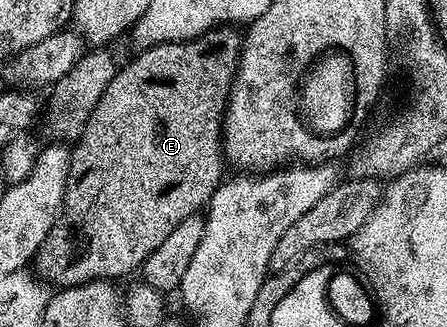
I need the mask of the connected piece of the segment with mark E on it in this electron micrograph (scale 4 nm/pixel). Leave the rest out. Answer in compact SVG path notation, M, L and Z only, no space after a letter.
M232 25L219 26L186 42L164 42L158 46L142 49L139 53L141 55L134 62L129 62L126 66L124 64L118 69L110 86L99 100L99 104L95 105L94 111L87 115L87 121L79 134L81 139L78 140L77 147L75 145L72 147L69 175L65 185L63 213L60 215L59 224L53 227L53 231L45 237L44 244L37 249L35 267L37 266L38 271L36 270L36 273L46 283L57 288L82 286L88 282L118 280L117 278L131 273L132 270L140 271L147 258L159 248L159 244L162 244L163 240L166 240L167 236L170 236L183 220L198 213L202 208L208 207L209 201L213 199L213 194L220 188L226 177L227 166L223 161L225 109L229 107L229 93L233 87L233 78L237 75L237 67L241 65L242 41L243 34L240 29L234 28Z

